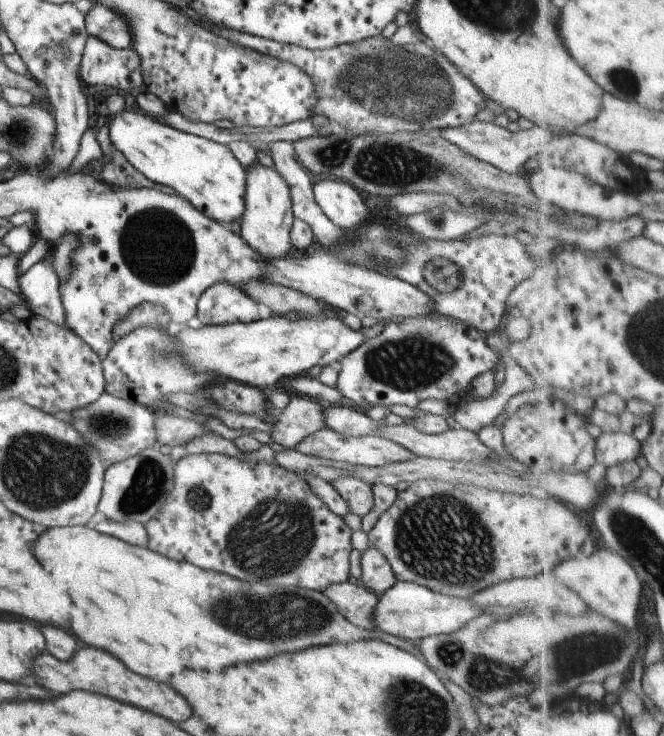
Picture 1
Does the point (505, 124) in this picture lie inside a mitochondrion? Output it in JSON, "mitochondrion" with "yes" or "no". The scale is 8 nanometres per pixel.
{"mitochondrion":"no"}

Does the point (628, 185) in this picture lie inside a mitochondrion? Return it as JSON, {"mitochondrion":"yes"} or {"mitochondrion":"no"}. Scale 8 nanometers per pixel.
{"mitochondrion":"no"}

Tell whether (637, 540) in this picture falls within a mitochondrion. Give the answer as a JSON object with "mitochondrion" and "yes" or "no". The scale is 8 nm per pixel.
{"mitochondrion":"yes"}

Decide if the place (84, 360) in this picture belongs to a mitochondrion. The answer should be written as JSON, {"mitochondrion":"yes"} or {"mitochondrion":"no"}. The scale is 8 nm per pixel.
{"mitochondrion":"no"}

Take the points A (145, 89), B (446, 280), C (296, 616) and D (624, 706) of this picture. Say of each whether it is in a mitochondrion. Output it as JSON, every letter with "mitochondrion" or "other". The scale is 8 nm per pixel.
{"A":"other","B":"mitochondrion","C":"mitochondrion","D":"other"}

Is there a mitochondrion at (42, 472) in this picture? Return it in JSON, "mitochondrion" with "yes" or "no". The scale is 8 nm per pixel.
{"mitochondrion":"yes"}

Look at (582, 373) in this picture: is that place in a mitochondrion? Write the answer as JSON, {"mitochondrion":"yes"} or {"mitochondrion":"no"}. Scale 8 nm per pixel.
{"mitochondrion":"no"}

